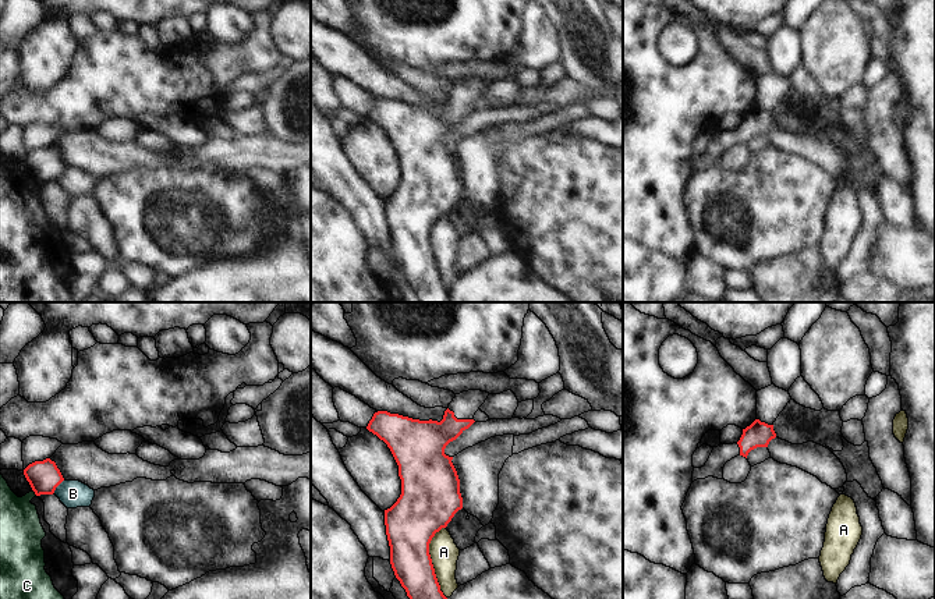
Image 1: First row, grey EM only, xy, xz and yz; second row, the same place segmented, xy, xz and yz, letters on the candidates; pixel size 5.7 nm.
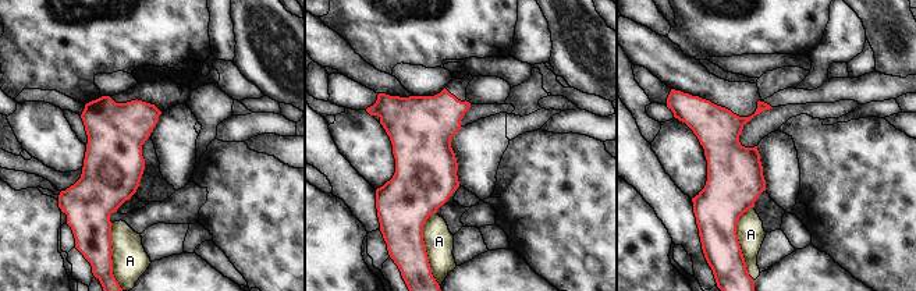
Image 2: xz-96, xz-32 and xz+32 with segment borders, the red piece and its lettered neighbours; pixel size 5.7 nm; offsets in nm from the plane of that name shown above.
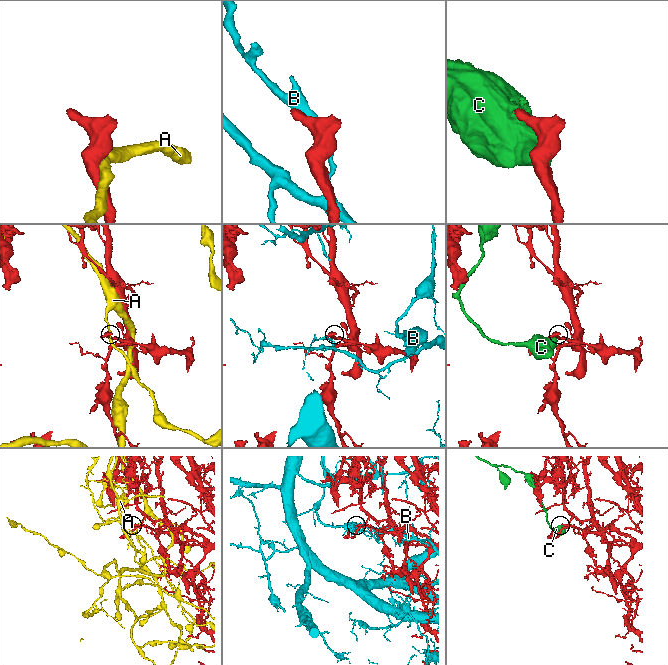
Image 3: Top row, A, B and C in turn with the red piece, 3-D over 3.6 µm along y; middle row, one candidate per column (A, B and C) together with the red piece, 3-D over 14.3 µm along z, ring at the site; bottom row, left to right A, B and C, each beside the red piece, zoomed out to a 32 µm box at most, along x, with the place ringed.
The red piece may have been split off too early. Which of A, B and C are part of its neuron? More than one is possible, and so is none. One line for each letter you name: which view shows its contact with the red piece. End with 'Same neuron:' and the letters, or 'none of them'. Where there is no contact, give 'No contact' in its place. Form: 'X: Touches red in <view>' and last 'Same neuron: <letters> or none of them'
Same neuron: none of them

